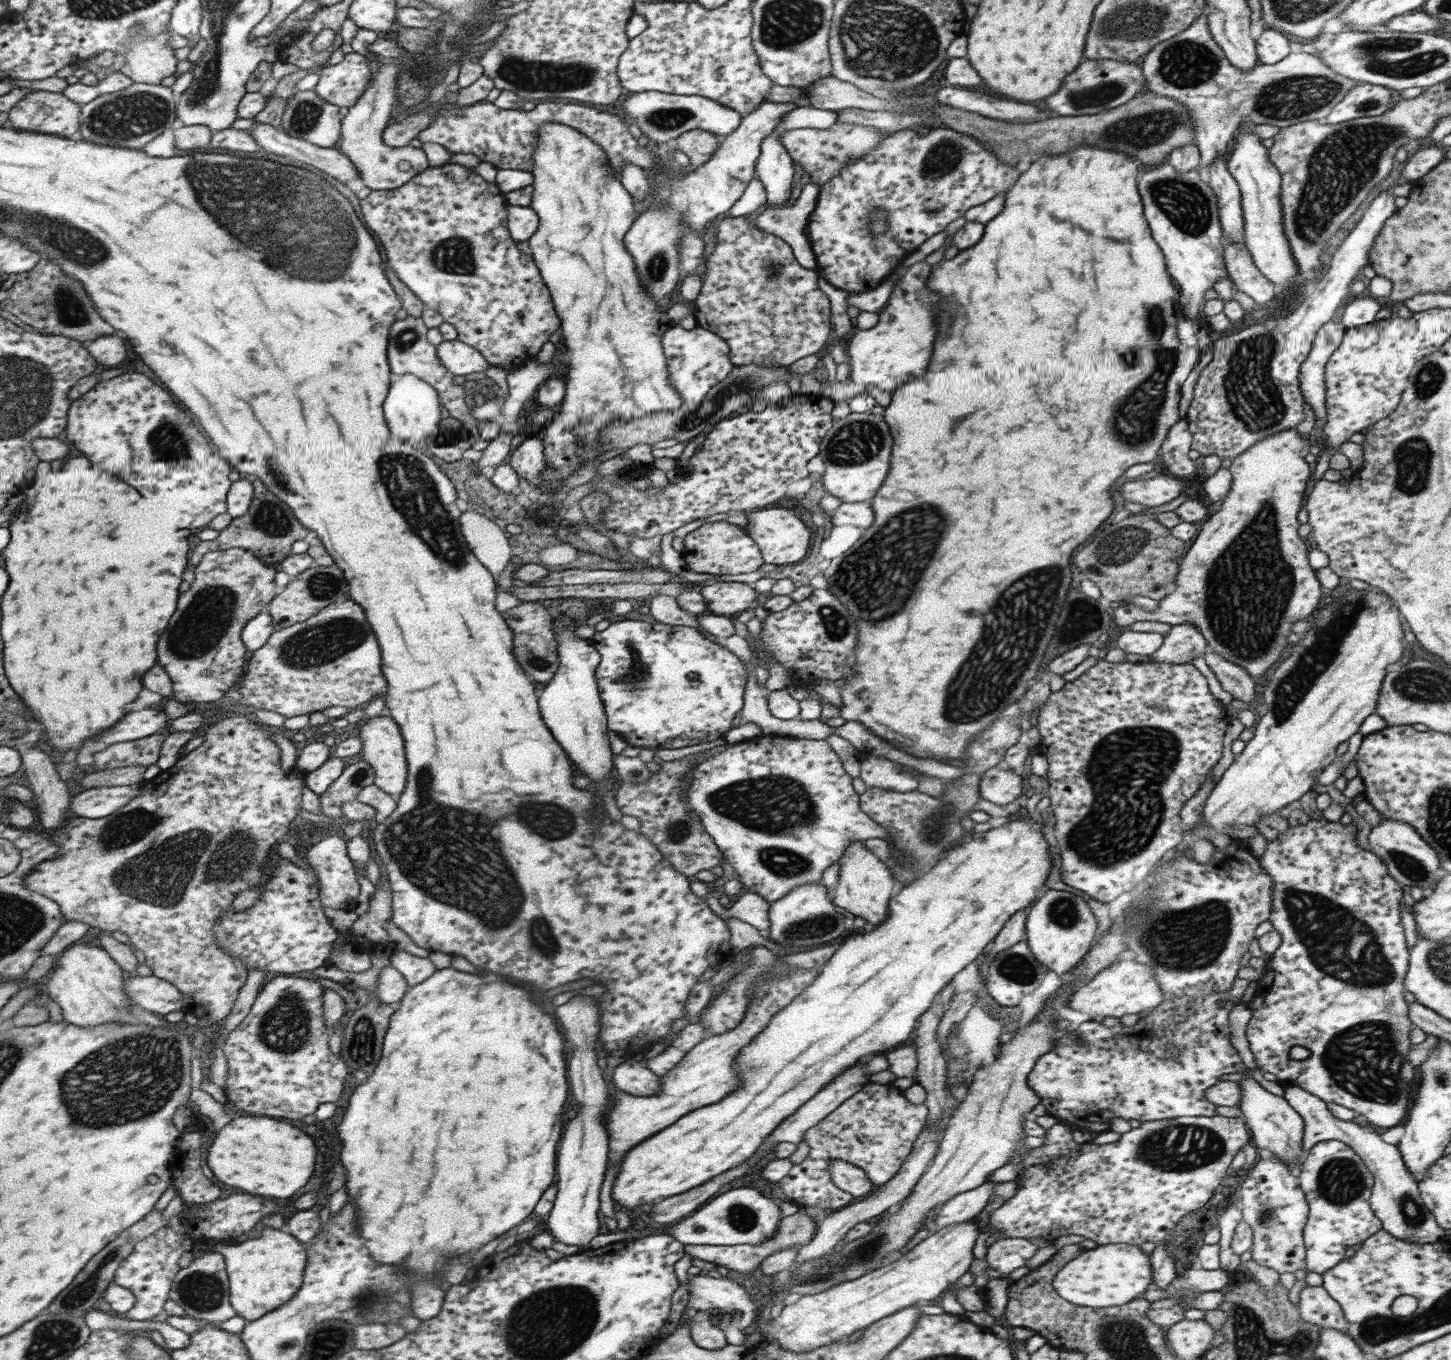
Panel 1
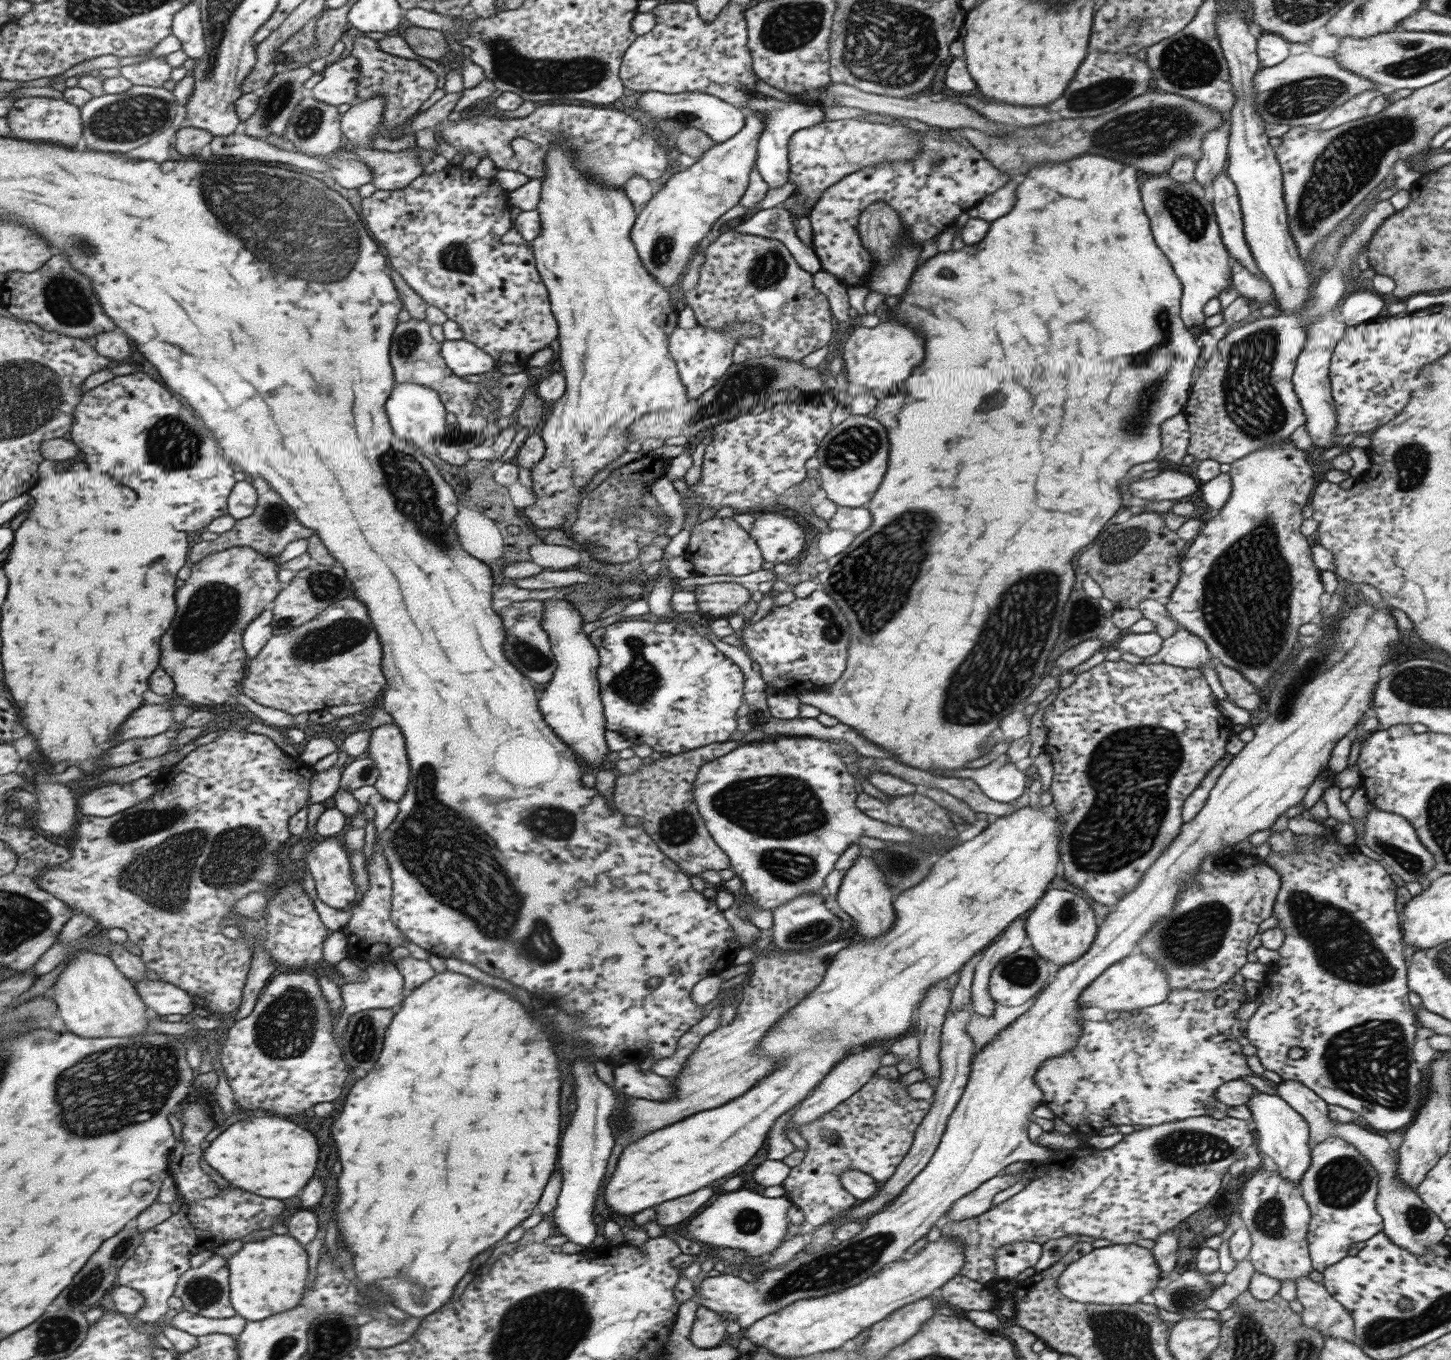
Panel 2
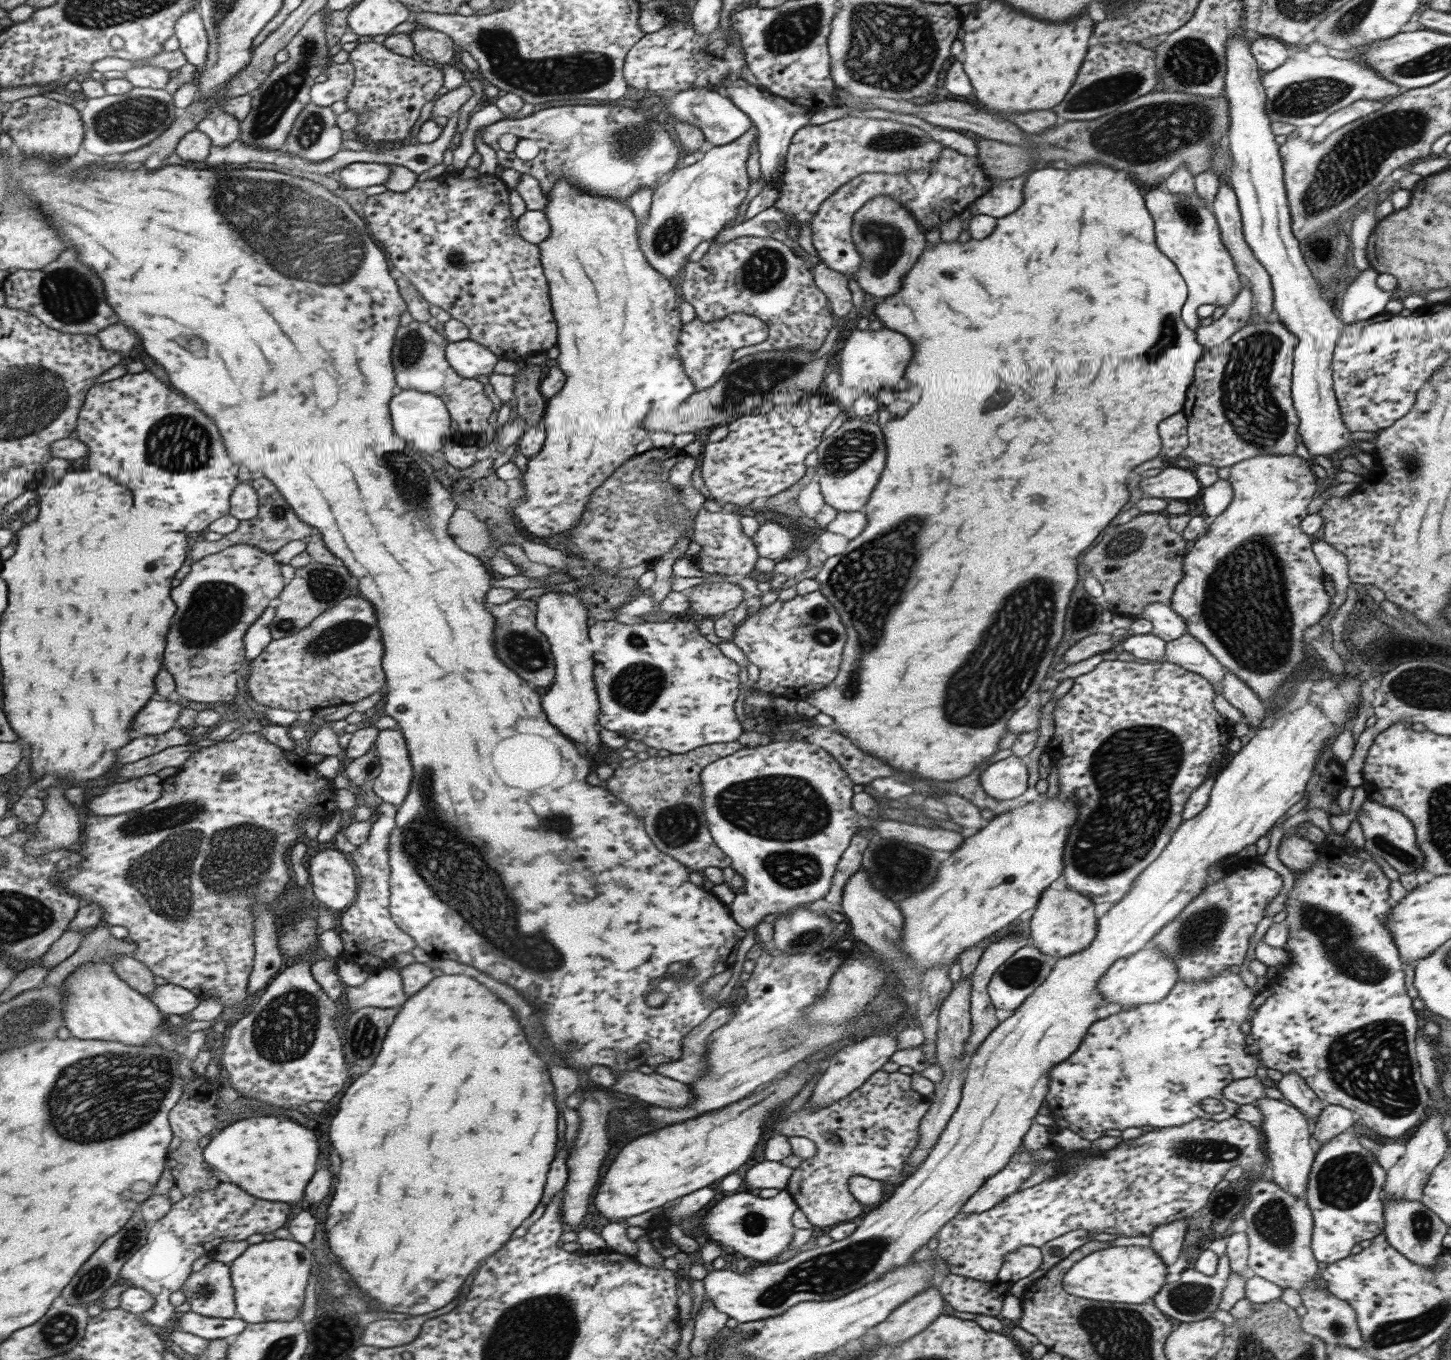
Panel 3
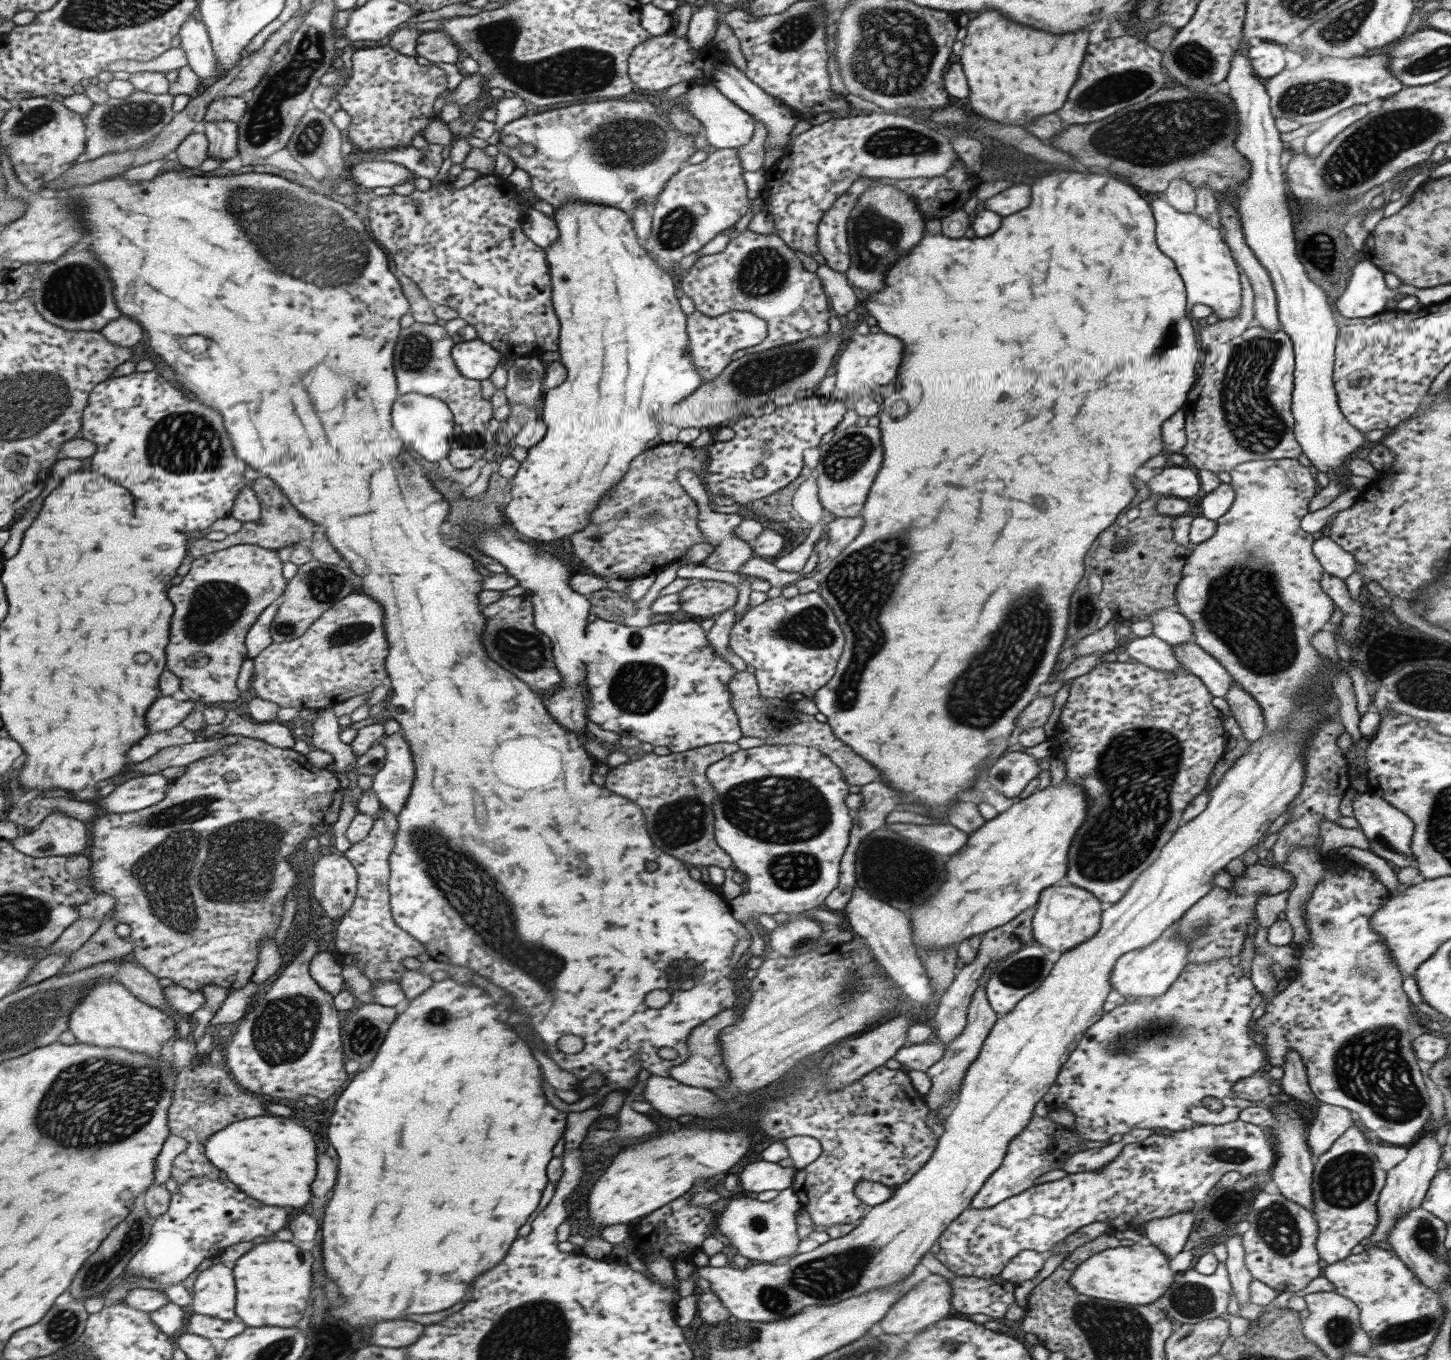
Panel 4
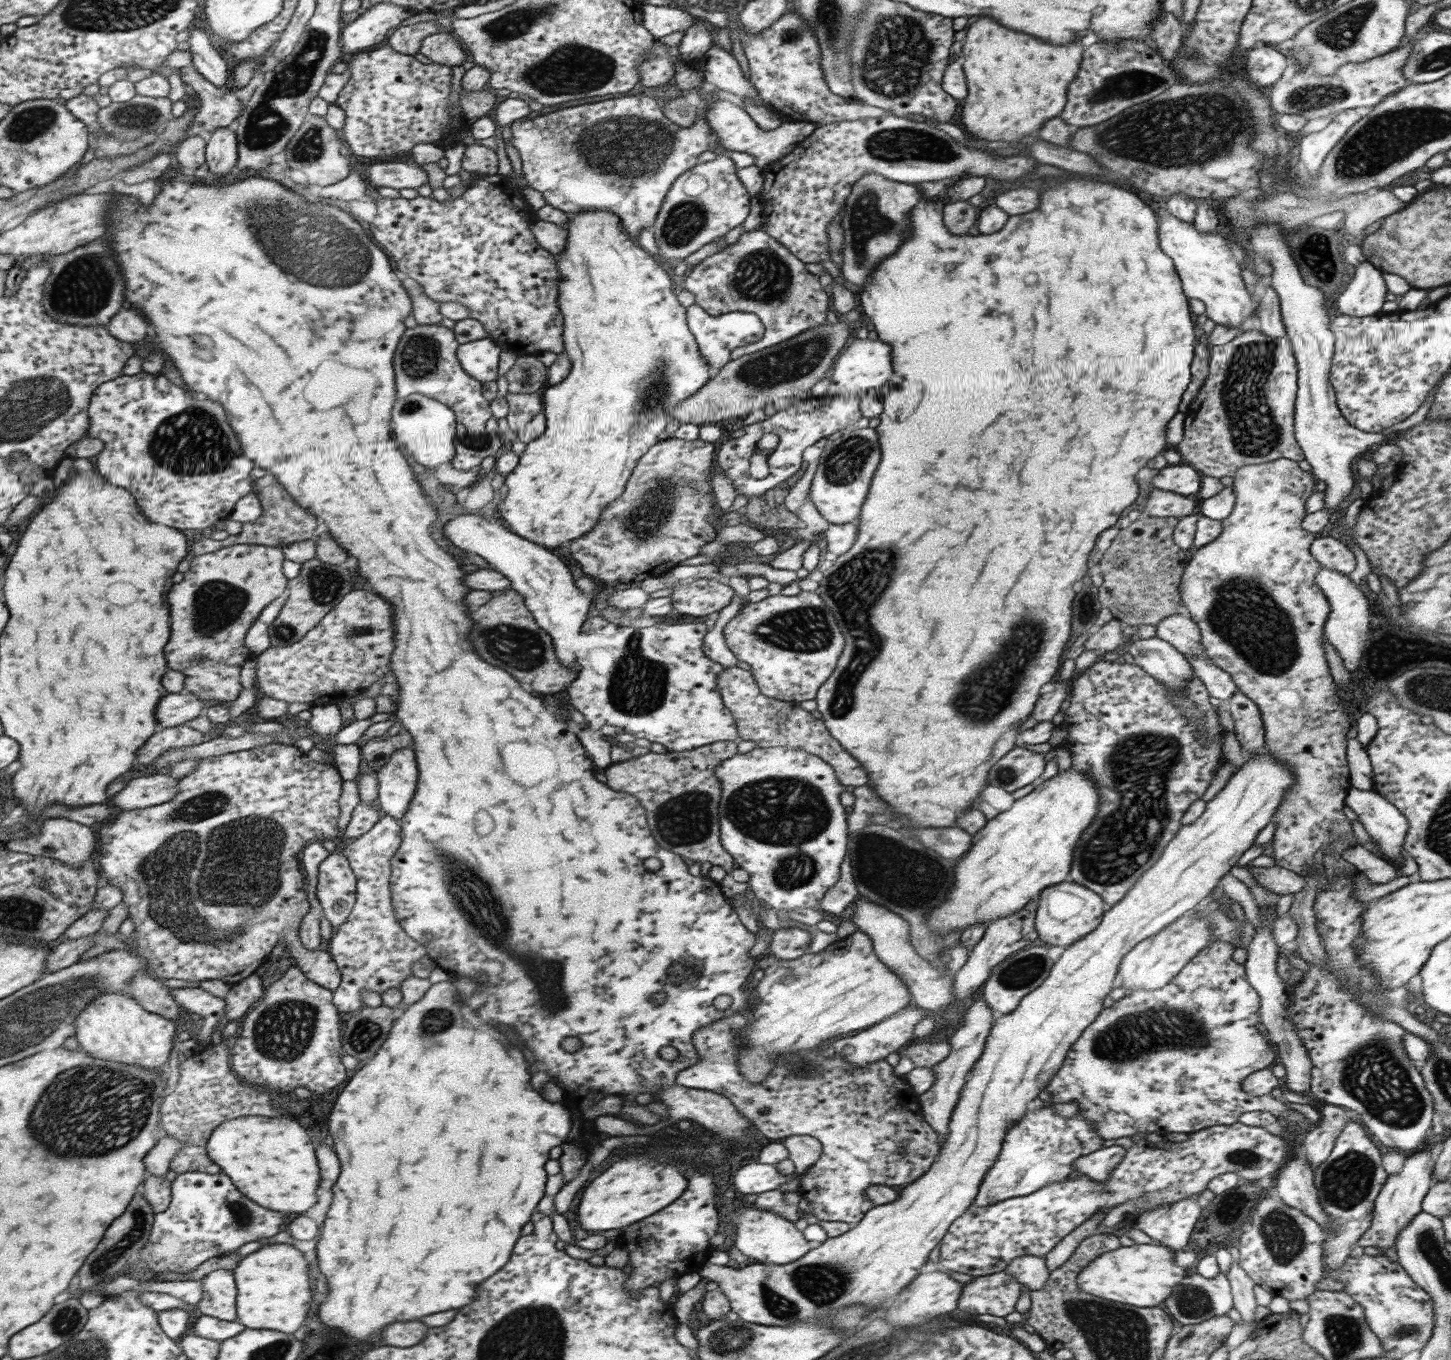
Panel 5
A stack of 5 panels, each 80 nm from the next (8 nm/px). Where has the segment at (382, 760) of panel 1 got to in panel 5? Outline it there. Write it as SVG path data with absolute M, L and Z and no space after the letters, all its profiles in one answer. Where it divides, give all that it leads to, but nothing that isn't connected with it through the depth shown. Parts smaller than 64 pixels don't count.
M409 747L395 749L375 775L381 814L399 820L415 792L418 772L414 752Z

